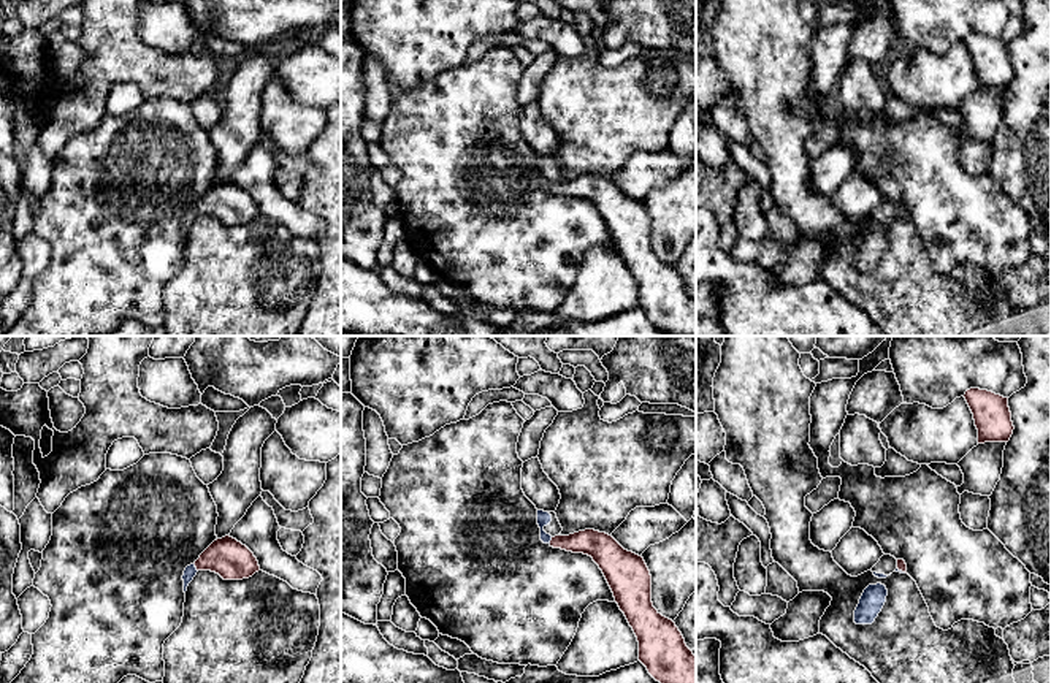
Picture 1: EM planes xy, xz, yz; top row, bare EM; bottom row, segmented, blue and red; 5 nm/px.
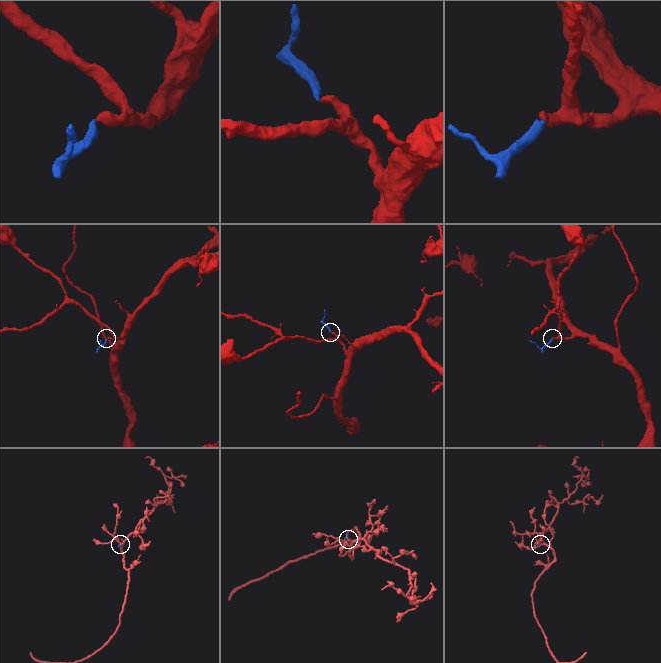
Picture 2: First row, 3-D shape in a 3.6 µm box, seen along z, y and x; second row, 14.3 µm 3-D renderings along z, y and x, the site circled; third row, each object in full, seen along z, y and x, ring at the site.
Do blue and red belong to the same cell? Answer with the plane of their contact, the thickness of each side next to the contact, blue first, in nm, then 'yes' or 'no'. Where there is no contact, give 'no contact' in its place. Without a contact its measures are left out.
meets blue in xy; 70 nm thick on the blue side, 200 nm on the other; yes

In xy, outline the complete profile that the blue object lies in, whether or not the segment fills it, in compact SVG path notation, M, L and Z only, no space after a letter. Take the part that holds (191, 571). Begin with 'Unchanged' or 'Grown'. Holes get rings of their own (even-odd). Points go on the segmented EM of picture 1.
Grown. M225 536L214 540L193 564L185 567L182 575L184 593L198 570L216 572L224 580L243 580L258 572L260 566L254 553L246 545L230 536Z

